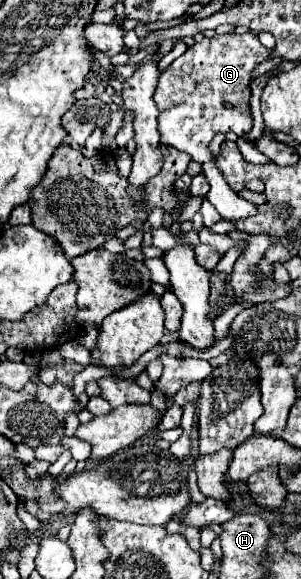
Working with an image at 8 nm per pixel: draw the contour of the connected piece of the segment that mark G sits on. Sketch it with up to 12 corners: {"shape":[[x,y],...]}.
{"shape":[[216,34],[160,76],[160,142],[202,162],[226,220],[254,216],[216,172],[214,134],[252,130],[258,36]]}

